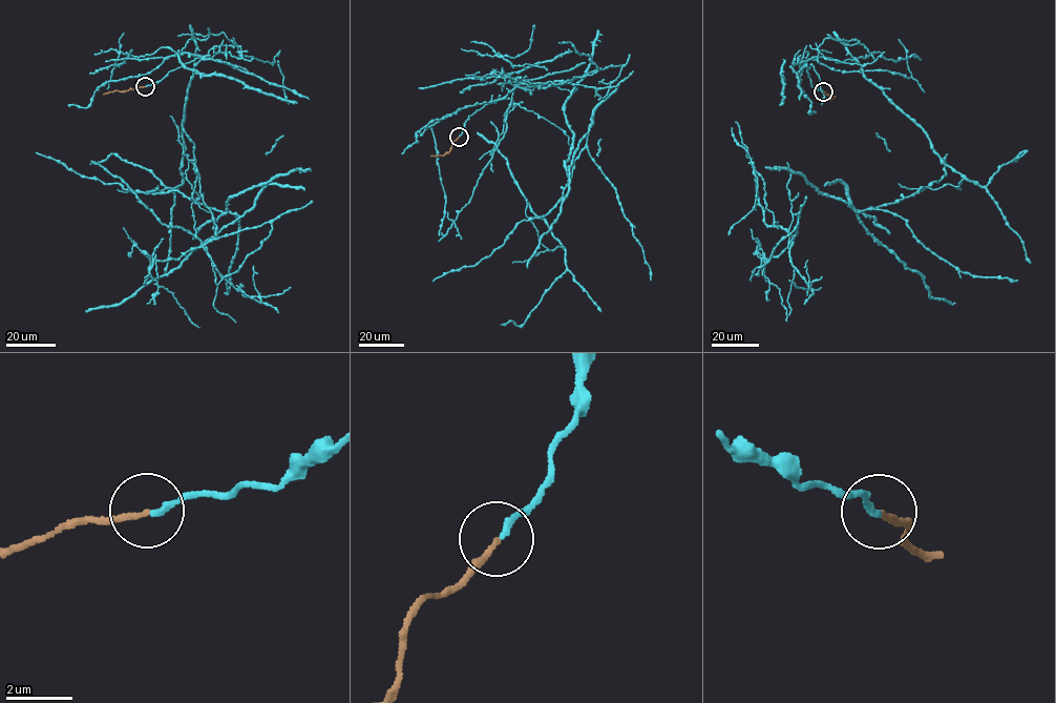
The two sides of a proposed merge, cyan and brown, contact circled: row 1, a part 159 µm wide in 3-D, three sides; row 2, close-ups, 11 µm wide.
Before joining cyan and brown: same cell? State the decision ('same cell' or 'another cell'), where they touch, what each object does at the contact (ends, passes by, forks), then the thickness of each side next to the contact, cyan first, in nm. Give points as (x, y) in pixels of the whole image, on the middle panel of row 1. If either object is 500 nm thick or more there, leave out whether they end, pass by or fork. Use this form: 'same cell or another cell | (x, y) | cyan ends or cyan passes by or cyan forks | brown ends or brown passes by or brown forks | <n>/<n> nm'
another cell | (459, 137) | cyan ends | brown ends | 180/180 nm

